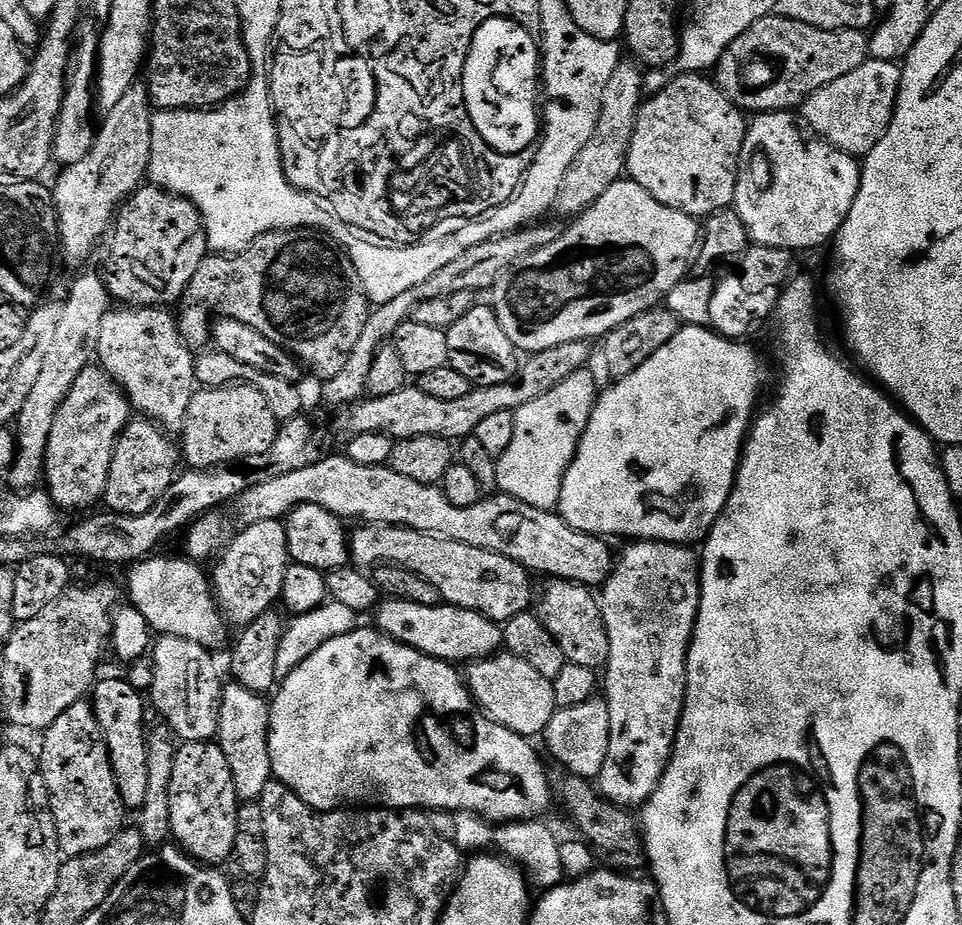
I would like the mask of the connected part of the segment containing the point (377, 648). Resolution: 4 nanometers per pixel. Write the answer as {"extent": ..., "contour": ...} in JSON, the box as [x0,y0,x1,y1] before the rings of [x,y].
{"extent":[268,626,554,825],"contour":[[[358,626],[350,634],[342,634],[342,638],[330,638],[330,642],[314,650],[314,654],[306,658],[306,662],[298,665],[289,676],[283,677],[275,696],[276,701],[273,699],[270,704],[272,721],[268,735],[273,777],[281,780],[291,792],[298,794],[298,798],[302,798],[302,802],[306,802],[306,806],[310,806],[315,812],[338,812],[349,806],[454,813],[475,812],[485,820],[502,825],[517,820],[547,817],[547,812],[552,808],[552,800],[554,804],[554,788],[553,785],[552,788],[548,785],[548,772],[544,769],[539,754],[532,749],[533,741],[514,734],[514,730],[506,730],[506,726],[498,726],[490,717],[485,716],[472,699],[472,693],[468,691],[465,677],[459,667],[400,644],[375,627]]]}

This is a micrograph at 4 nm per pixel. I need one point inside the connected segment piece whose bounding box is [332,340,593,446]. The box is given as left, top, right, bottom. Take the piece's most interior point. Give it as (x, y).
(409, 414)

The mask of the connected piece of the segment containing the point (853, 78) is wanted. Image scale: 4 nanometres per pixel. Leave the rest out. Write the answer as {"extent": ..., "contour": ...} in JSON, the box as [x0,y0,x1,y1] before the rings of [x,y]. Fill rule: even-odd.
{"extent":[802,58,901,158],"contour":[[[870,58],[858,66],[858,70],[850,70],[843,78],[814,90],[802,105],[803,123],[809,129],[812,127],[819,139],[833,144],[838,150],[857,158],[867,156],[890,126],[900,93],[901,71],[899,63]]]}

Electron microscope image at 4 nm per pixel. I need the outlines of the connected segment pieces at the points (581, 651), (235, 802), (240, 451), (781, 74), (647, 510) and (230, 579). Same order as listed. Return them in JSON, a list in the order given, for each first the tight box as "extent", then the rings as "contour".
[{"extent":[534,579,610,670],"contour":[[[549,579],[545,584],[548,585],[545,586],[541,596],[539,593],[534,611],[546,626],[546,630],[554,634],[554,642],[562,646],[565,661],[597,670],[607,669],[610,638],[606,634],[604,615],[593,589],[583,588],[581,584],[571,584],[569,580]]]},{"extent":[170,742,241,866],"contour":[[[216,742],[181,743],[176,750],[174,778],[170,782],[170,826],[175,843],[183,848],[193,860],[205,866],[220,866],[231,861],[234,838],[238,830],[237,814],[240,813],[241,799],[236,795],[230,762]]]},{"extent":[182,384,278,469],"contour":[[[225,384],[223,388],[201,387],[190,402],[190,410],[182,429],[182,456],[188,460],[193,469],[217,469],[221,466],[232,466],[237,462],[248,461],[256,455],[266,455],[274,446],[278,431],[278,421],[270,402],[266,402],[262,390],[254,390],[249,384]]]},{"extent":[714,14,834,104],"contour":[[[775,14],[754,22],[754,26],[746,30],[746,34],[730,42],[726,54],[722,54],[714,69],[715,83],[719,84],[726,98],[730,98],[735,104],[744,100],[740,98],[740,88],[736,86],[736,70],[750,56],[760,56],[770,60],[770,78],[778,78],[780,82],[786,76],[788,80],[802,80],[802,76],[808,74],[810,68],[834,68],[834,30],[827,32]]]},{"extent":[560,326,764,546],"contour":[[[684,326],[658,354],[646,358],[634,374],[619,377],[608,389],[601,391],[596,397],[596,405],[590,414],[590,422],[586,426],[586,434],[582,434],[582,442],[566,470],[560,495],[560,516],[574,530],[585,532],[591,536],[613,538],[625,536],[625,541],[657,540],[667,544],[683,544],[696,546],[707,540],[708,532],[714,522],[722,514],[726,502],[732,493],[736,481],[736,472],[740,468],[740,454],[744,450],[744,441],[748,439],[748,429],[752,426],[754,413],[757,411],[756,399],[760,396],[760,387],[764,384],[764,364],[760,356],[748,344],[735,344],[735,339],[722,336],[718,332],[703,326]]]},{"extent":[210,520,290,626],"contour":[[[267,520],[257,524],[249,524],[243,529],[245,532],[235,537],[215,561],[216,573],[211,573],[210,580],[214,585],[214,595],[220,605],[221,612],[233,625],[243,626],[253,624],[262,614],[273,611],[272,604],[281,599],[284,594],[284,579],[290,563],[286,530],[280,520]]]}]

